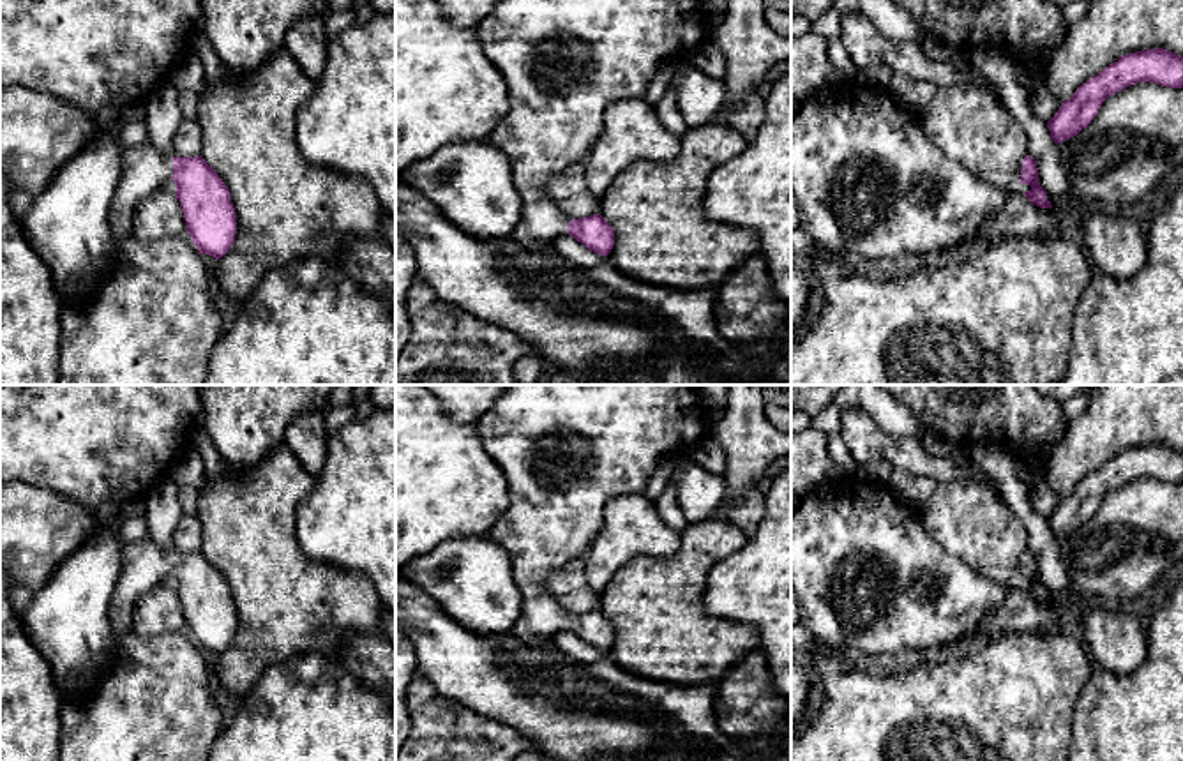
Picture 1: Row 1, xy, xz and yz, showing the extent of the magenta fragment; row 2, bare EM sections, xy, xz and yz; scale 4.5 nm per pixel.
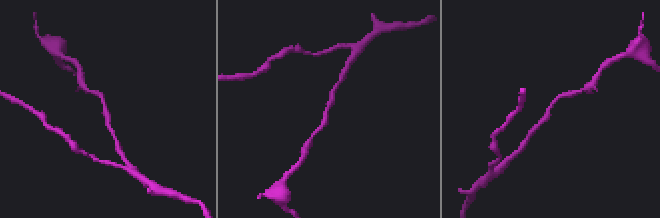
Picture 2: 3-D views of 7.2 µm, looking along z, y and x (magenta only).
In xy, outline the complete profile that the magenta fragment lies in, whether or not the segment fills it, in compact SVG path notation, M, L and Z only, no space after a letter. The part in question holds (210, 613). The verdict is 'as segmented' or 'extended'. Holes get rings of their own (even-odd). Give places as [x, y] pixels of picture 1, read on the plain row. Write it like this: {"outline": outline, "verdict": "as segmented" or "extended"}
{"outline": "M150 539L122 547L122 574L109 604L115 634L118 637L131 634L136 602L162 586L170 576L177 579L175 591L196 644L221 655L237 630L237 607L226 579L201 551L162 551Z", "verdict": "extended"}

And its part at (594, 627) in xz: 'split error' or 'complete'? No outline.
split error

